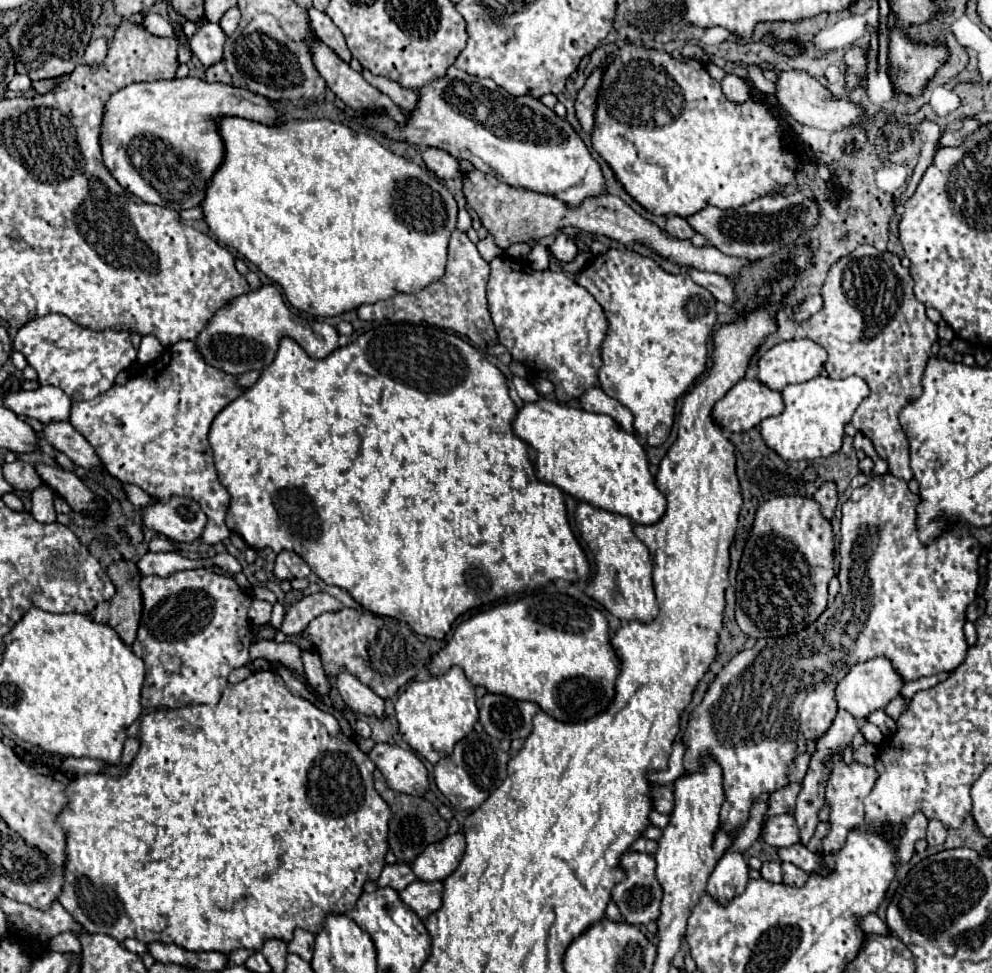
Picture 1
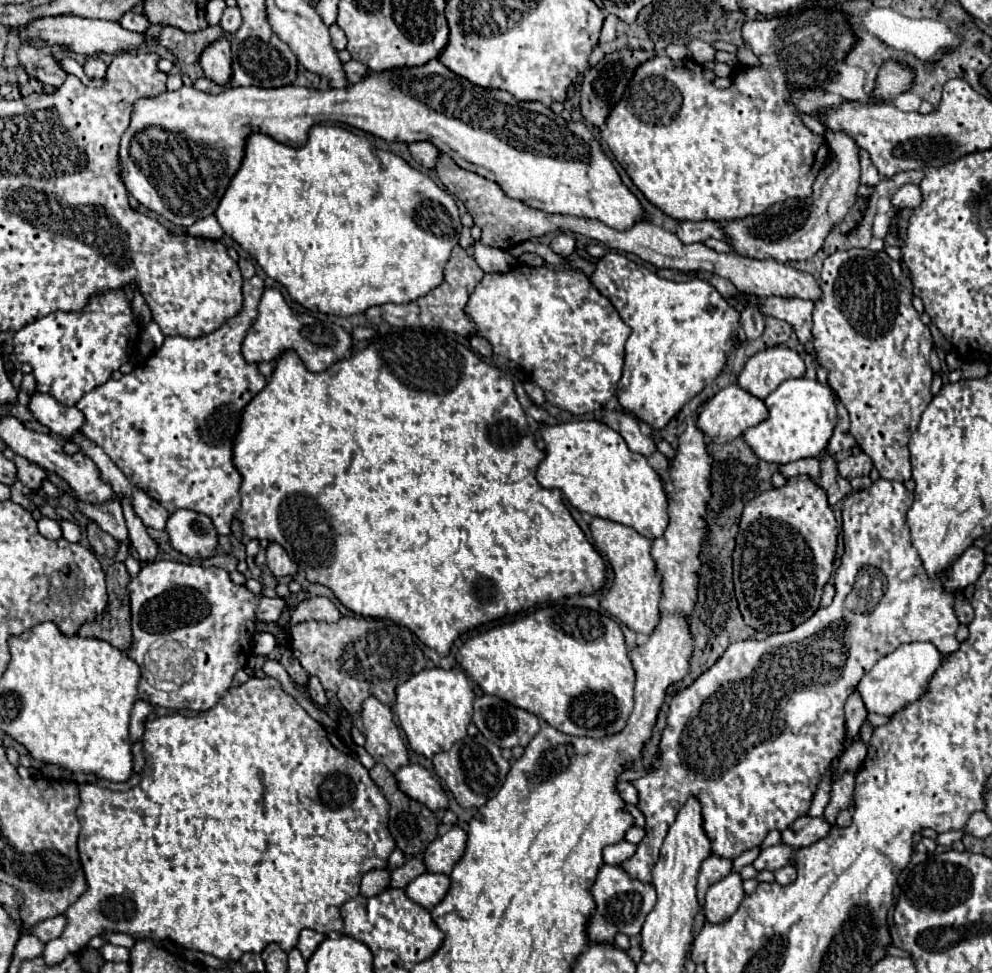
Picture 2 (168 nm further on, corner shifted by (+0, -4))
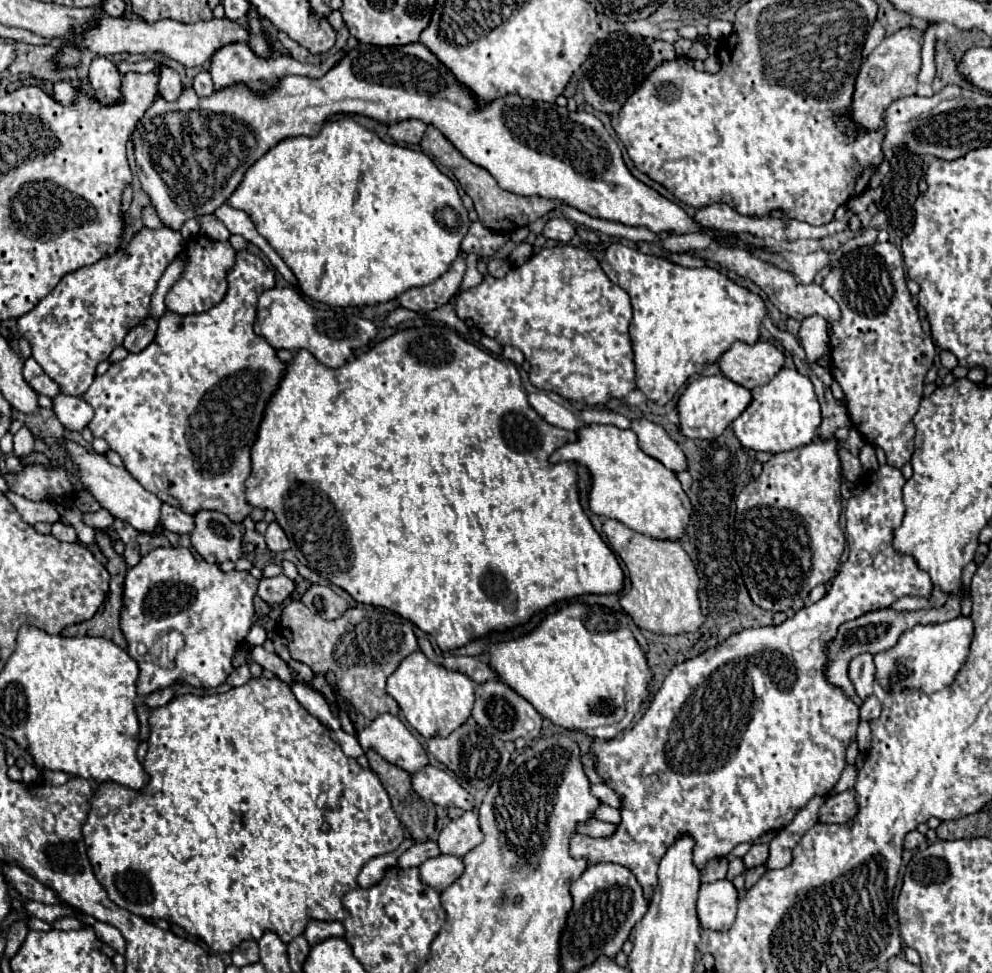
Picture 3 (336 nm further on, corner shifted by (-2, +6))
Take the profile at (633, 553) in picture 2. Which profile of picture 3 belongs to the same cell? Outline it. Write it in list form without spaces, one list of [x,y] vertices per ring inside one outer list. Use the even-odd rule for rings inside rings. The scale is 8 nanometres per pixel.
[[[607,519],[603,523],[603,531],[613,553],[617,553],[627,565],[631,591],[629,595],[621,595],[621,607],[631,615],[635,625],[661,635],[695,633],[705,621],[699,603],[699,575],[681,545],[677,541],[657,541],[645,537],[615,519]]]

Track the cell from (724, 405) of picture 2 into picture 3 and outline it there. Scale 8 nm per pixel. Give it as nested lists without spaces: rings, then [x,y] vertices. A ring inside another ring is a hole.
[[[723,375],[713,377],[699,377],[697,381],[689,383],[685,393],[677,401],[679,411],[679,433],[687,439],[715,439],[719,437],[743,409],[751,403],[751,391],[727,381]]]

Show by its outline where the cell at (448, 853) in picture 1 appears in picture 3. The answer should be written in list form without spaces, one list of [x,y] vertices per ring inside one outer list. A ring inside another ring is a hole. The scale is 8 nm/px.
[[[475,811],[463,813],[463,817],[449,821],[437,839],[441,853],[457,855],[457,857],[467,855],[481,841],[483,841],[483,833],[479,829],[479,819]]]

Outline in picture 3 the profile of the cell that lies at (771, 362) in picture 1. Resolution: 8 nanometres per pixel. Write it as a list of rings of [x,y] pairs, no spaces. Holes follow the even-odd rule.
[[[735,341],[717,363],[721,375],[745,389],[753,389],[771,381],[771,377],[783,367],[785,357],[767,341],[757,341],[753,345]]]

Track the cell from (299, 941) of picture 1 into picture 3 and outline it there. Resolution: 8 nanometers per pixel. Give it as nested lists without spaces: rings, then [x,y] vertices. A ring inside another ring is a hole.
[[[309,921],[305,929],[305,937],[309,945],[317,945],[329,937],[343,937],[345,927],[341,921]]]

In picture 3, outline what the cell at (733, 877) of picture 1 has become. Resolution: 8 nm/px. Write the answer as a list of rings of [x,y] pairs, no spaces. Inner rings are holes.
[[[731,881],[703,883],[697,899],[697,917],[703,929],[729,931],[737,913],[737,891]]]

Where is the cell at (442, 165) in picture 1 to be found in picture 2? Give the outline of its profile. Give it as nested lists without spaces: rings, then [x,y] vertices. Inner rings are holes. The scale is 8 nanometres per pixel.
[[[419,141],[419,143],[411,143],[409,151],[411,151],[411,155],[417,163],[421,163],[427,169],[435,169],[437,159],[439,159],[439,149],[437,147],[433,147],[427,141]]]

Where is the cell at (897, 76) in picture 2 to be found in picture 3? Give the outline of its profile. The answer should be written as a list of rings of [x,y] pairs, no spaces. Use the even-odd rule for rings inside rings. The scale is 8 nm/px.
[[[903,27],[893,35],[887,35],[879,47],[863,61],[857,83],[855,83],[855,97],[851,105],[851,117],[855,123],[865,131],[883,129],[883,113],[885,109],[907,95],[917,93],[917,75],[921,69],[921,37],[923,29],[919,27]]]

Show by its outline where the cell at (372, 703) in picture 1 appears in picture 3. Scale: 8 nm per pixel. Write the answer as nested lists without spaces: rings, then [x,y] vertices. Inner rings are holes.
[[[389,713],[379,715],[369,727],[359,731],[357,739],[365,751],[375,749],[383,759],[411,775],[429,765],[427,753],[417,737]]]

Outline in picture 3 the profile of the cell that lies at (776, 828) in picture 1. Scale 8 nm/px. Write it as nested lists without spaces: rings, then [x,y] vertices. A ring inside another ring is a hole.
[[[847,789],[831,799],[827,799],[819,811],[819,821],[823,823],[847,823],[857,815],[855,791]]]

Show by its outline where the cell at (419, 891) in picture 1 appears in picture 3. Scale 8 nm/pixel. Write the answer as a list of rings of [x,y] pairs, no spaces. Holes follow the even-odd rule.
[[[439,855],[439,857],[433,857],[431,861],[425,861],[419,869],[421,869],[421,881],[441,893],[461,877],[465,867],[461,857]]]

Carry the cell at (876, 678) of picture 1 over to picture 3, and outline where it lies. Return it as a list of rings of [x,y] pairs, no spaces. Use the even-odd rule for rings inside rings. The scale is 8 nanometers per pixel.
[[[959,615],[951,621],[945,623],[935,623],[935,625],[915,625],[913,629],[907,629],[901,633],[899,641],[895,647],[891,647],[887,653],[875,655],[875,665],[877,665],[877,683],[883,689],[921,689],[923,693],[935,693],[943,687],[947,687],[959,669],[965,665],[965,659],[969,655],[969,645],[973,639],[973,619]],[[895,663],[903,663],[913,675],[901,679],[895,687],[889,685],[889,675],[895,671]]]

